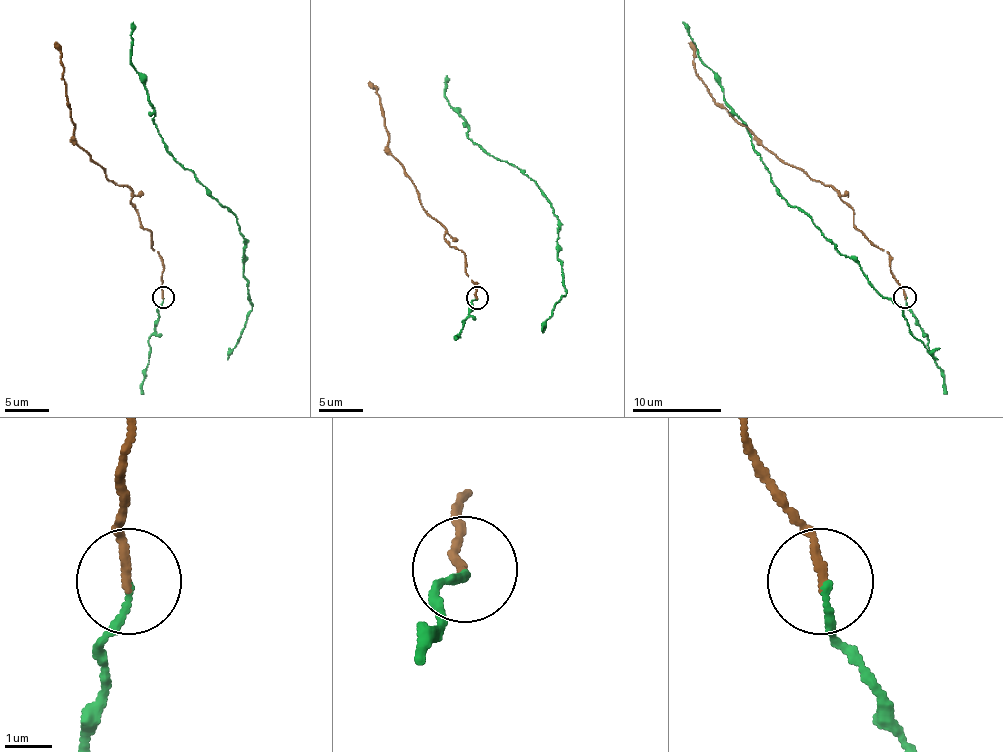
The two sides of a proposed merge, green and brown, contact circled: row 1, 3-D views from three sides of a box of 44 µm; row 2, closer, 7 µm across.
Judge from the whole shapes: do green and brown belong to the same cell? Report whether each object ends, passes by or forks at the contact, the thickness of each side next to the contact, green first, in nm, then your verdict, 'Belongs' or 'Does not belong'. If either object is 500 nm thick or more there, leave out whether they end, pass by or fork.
At the ring green ends. At the ring brown ends. Thickness 130 nm (green) against 180 nm. Belongs

